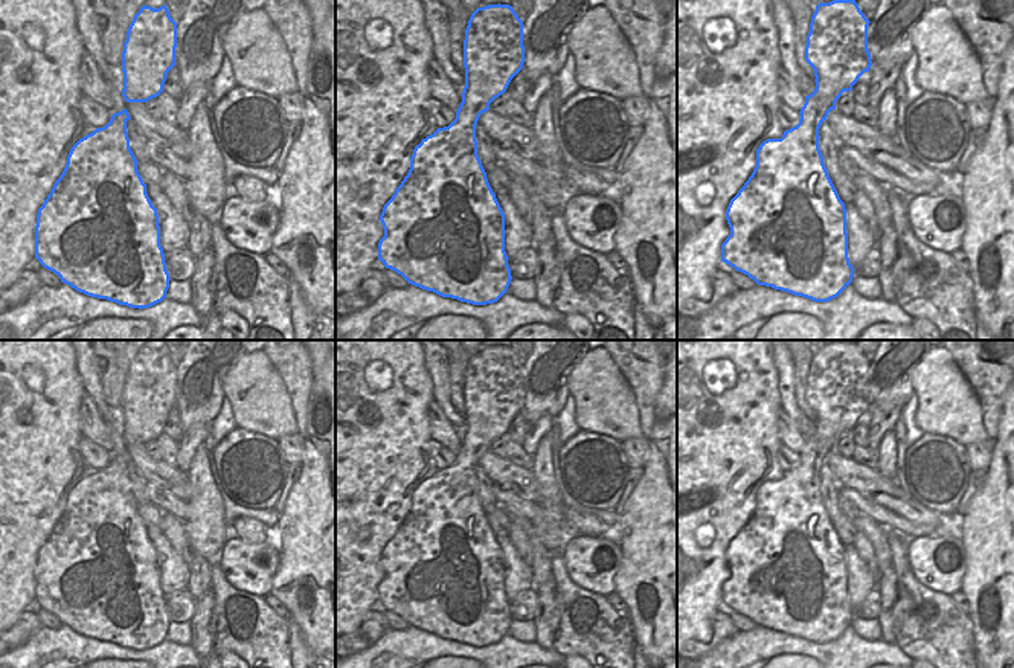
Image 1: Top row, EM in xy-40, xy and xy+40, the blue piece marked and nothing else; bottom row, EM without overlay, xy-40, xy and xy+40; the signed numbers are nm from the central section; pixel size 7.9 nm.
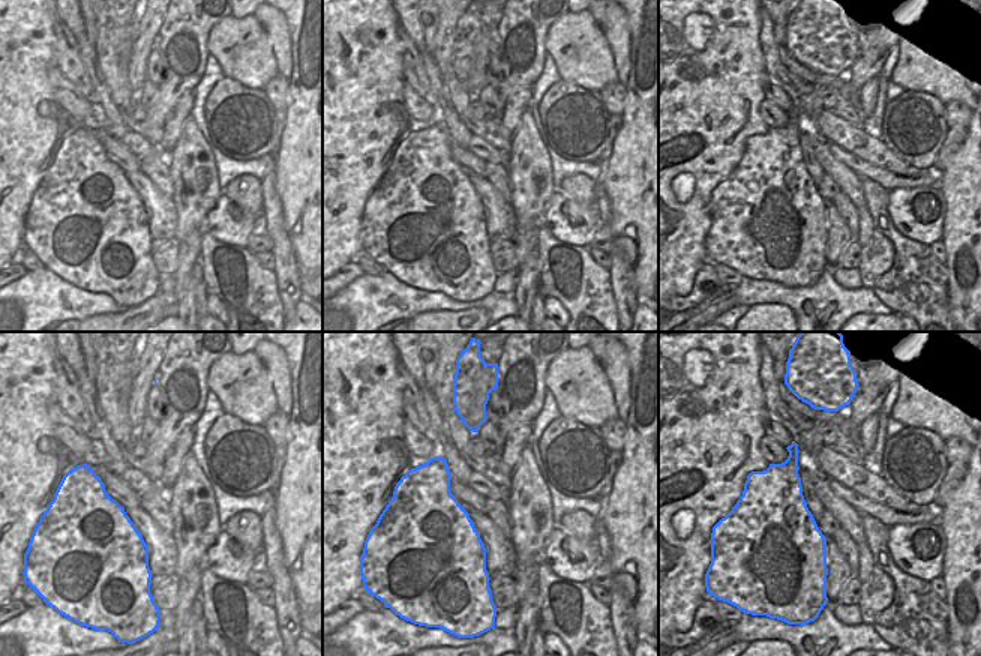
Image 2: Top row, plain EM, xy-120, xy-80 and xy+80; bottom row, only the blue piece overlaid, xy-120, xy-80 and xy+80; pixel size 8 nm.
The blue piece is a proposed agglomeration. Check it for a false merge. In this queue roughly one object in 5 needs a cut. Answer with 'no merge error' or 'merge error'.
no merge error

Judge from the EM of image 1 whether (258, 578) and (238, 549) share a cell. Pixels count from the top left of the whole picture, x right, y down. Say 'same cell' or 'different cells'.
same cell

